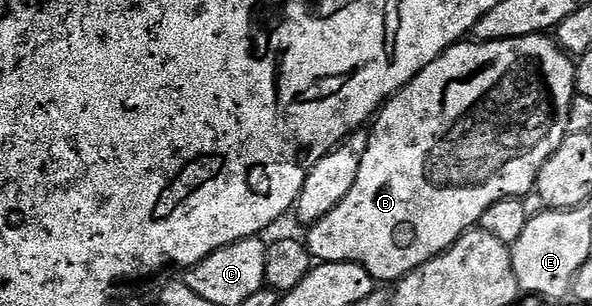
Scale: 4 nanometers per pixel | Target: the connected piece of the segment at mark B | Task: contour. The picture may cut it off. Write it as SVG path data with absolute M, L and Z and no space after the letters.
M545 33L529 34L528 36L520 36L519 38L505 38L504 40L496 40L495 42L480 42L477 40L463 40L457 42L455 46L450 46L440 55L432 64L428 64L428 68L421 70L411 82L409 82L403 90L398 91L393 98L389 99L379 109L376 117L373 119L372 125L369 127L368 133L368 152L364 152L364 160L360 160L360 172L356 172L356 184L352 184L352 192L348 192L348 196L344 196L344 200L340 200L340 204L336 208L332 208L332 212L328 212L328 216L324 216L320 221L313 223L309 227L310 230L304 235L306 246L310 250L311 259L323 262L355 262L364 267L370 275L373 276L375 283L386 284L382 282L390 282L389 284L397 284L403 278L407 278L416 268L420 268L428 260L432 260L436 255L444 253L450 249L452 244L456 244L456 240L460 240L462 234L475 229L481 223L484 212L488 212L488 208L492 208L492 204L496 204L505 198L522 198L534 190L534 185L538 179L540 168L544 164L544 160L548 160L548 156L552 156L552 152L556 152L556 148L560 148L560 144L568 133L569 128L569 112L570 105L576 95L576 62L571 55L567 54L553 37L547 36Z

